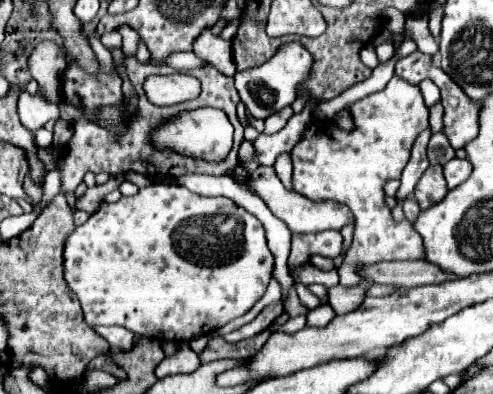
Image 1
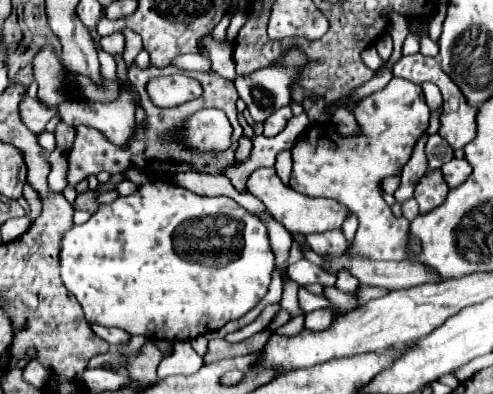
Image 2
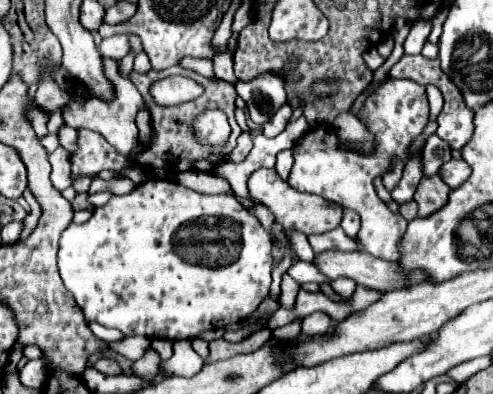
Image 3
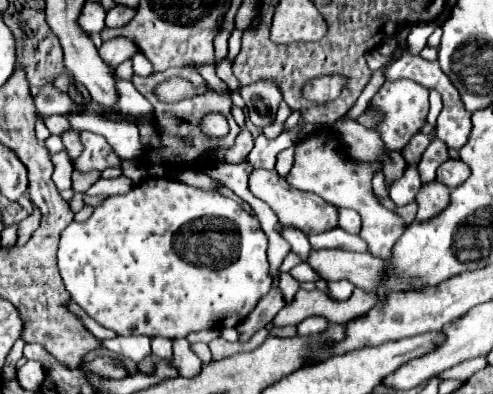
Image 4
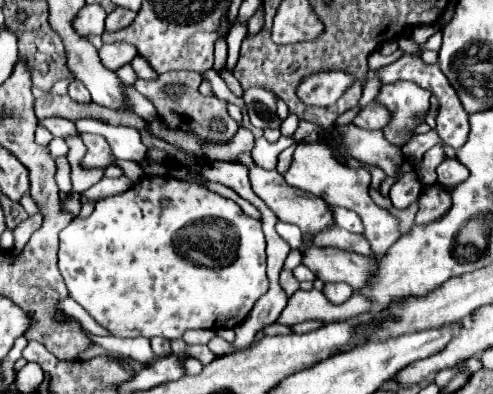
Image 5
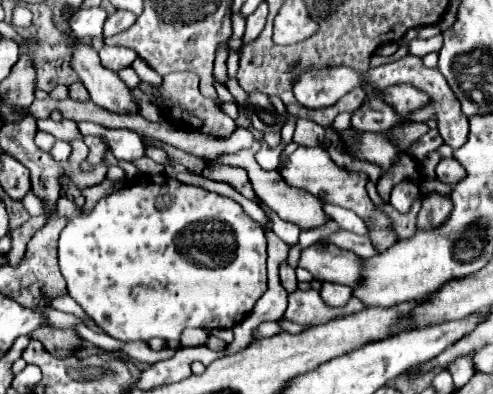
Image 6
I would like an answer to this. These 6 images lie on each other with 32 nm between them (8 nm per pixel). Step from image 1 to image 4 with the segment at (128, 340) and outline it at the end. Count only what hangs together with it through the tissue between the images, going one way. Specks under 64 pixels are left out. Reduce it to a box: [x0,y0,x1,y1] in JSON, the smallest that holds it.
[68,302,116,340]

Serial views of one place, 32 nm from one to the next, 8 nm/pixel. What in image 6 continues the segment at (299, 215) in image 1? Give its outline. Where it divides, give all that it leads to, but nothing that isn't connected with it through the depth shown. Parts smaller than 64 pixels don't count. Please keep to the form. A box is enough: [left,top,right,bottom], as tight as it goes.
[216,149,330,230]

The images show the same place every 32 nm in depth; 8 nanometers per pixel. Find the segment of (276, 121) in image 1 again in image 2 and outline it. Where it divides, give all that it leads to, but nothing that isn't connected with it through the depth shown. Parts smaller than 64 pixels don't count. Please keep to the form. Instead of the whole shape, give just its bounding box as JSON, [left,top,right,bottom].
[263,105,293,137]

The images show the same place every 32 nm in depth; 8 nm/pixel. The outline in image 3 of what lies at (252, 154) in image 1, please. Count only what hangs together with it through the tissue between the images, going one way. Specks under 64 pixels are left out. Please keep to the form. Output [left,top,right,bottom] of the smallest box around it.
[230,132,252,162]

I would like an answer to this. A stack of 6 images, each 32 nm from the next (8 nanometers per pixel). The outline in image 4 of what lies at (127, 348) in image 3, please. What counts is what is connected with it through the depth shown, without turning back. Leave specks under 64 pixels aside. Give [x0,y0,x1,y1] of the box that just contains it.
[102,336,150,362]

